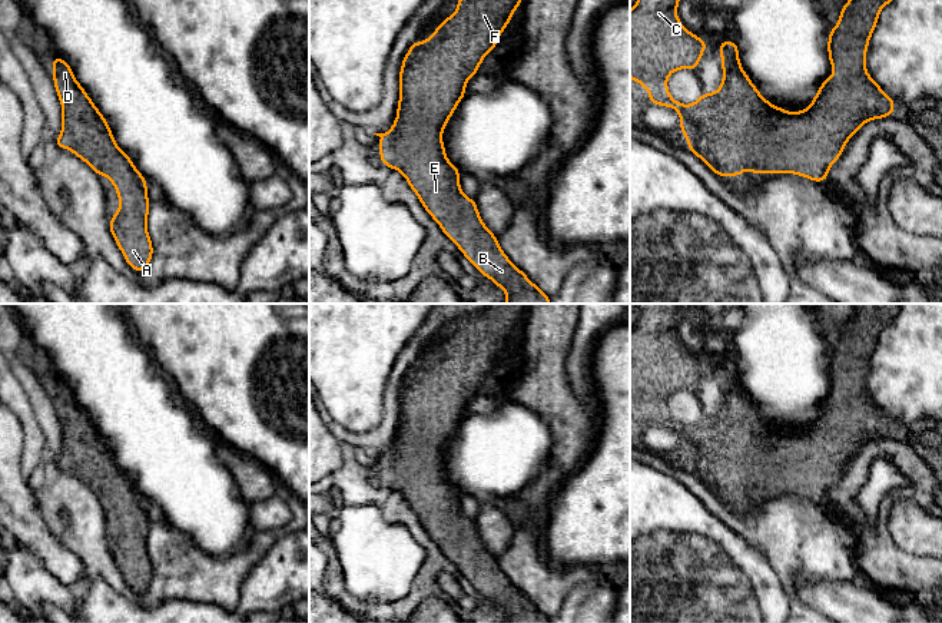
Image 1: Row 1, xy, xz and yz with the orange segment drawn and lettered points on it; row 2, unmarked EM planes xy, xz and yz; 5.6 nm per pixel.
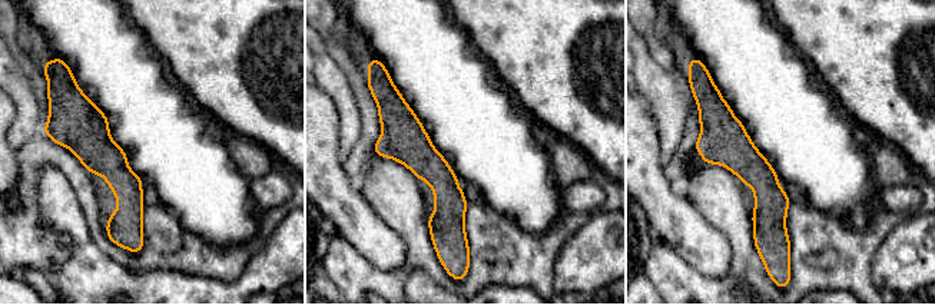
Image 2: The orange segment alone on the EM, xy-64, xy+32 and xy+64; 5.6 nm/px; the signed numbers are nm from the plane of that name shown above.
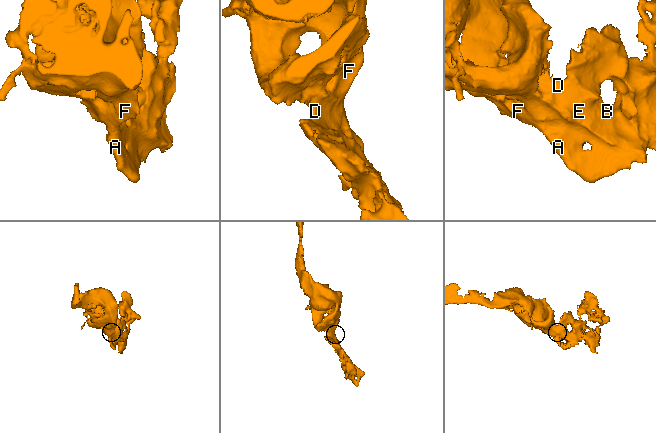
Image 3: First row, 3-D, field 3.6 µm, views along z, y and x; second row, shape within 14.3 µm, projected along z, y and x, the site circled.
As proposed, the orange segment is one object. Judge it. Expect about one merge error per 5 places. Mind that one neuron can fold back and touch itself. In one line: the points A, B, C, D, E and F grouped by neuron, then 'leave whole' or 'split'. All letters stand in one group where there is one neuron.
groups A B C D E F; leave whole

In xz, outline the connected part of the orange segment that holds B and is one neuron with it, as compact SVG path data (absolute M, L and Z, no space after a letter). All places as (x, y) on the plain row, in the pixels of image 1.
M492 304L487 309L461 317L457 319L457 331L452 337L445 338L438 345L429 359L414 362L402 380L399 390L399 420L397 438L387 454L374 454L379 457L379 480L384 487L401 493L409 508L418 517L424 530L440 546L444 556L451 560L461 574L477 589L477 591L491 600L505 616L505 623L551 623L528 597L517 589L505 573L501 570L497 557L485 547L478 534L475 520L462 514L460 507L461 491L447 478L442 463L442 453L455 433L457 427L467 415L467 402L478 394L484 378L497 370L500 355L507 349L514 332L521 325L525 315L527 304Z

